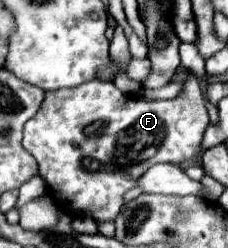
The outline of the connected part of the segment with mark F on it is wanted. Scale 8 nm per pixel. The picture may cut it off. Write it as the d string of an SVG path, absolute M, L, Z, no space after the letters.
M193 73L175 99L145 101L137 95L119 91L111 81L93 79L75 89L47 91L37 115L25 123L23 147L35 157L39 175L49 185L53 199L71 215L87 215L95 221L113 221L125 205L123 195L133 189L149 167L155 163L183 163L203 153L203 131L209 125L207 107L203 103L201 79Z

